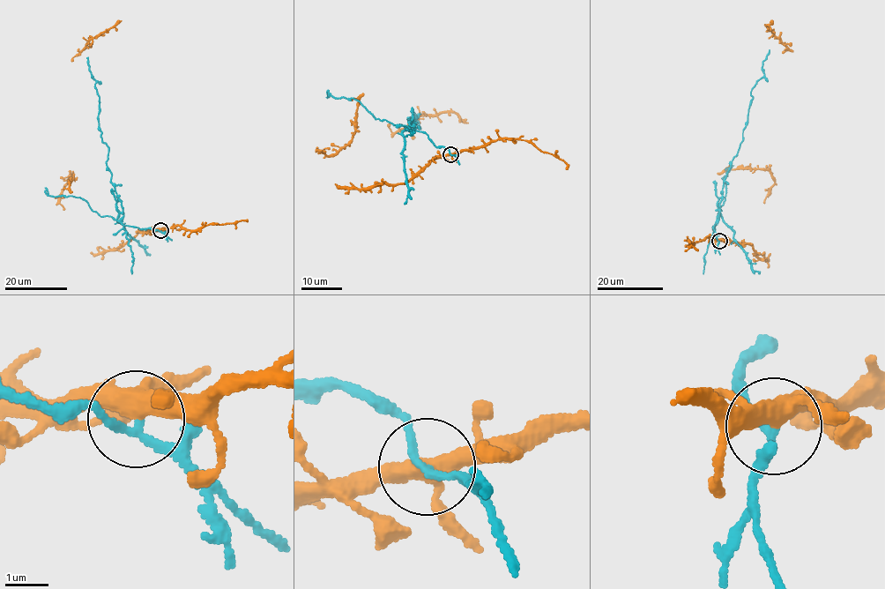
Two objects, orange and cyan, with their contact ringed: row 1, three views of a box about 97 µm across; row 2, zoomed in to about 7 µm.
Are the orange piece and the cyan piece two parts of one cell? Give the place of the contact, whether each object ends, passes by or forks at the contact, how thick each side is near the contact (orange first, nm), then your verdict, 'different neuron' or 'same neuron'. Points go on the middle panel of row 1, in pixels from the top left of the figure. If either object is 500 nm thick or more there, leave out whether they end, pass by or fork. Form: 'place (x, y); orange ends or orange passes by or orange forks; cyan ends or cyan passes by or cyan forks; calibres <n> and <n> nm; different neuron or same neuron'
place (450, 154); orange forks; cyan passes by; calibres 360 and 150 nm; different neuron

